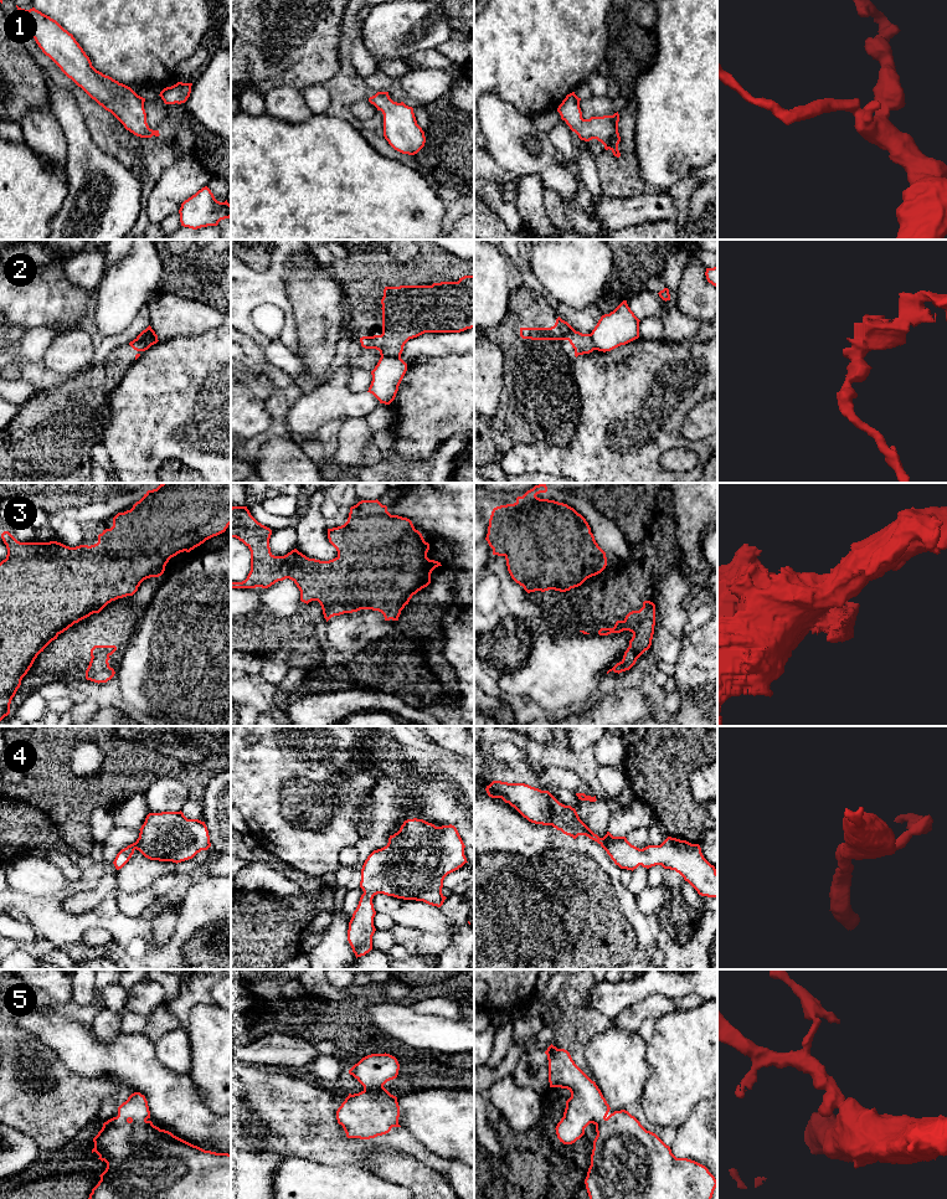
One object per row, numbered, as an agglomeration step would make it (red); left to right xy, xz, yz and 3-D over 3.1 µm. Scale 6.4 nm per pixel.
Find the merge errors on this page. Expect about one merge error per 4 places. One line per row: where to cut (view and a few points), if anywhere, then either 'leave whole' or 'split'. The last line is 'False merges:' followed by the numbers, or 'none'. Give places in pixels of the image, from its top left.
1: no cut; leave whole
2: cut in xy along (137, 338), (144, 341), (157, 340); split
3: no cut; leave whole
4: no cut; leave whole
5: no cut; leave whole
False merges: 2

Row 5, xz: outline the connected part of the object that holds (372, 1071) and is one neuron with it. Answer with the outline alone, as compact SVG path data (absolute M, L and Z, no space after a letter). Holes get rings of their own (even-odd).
M386 1053L367 1055L349 1070L364 1090L349 1093L336 1111L338 1123L348 1138L370 1139L401 1127L397 1097L384 1087L397 1077L398 1070L397 1059Z

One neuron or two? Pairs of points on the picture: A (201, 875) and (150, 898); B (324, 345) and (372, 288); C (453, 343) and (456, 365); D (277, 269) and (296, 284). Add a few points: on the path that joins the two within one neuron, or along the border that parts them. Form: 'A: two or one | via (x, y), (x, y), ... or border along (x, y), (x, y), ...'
A: one | via (189, 879), (181, 879), (163, 886)
B: two | border along (344, 315), (345, 327)
C: two | border along (461, 353), (447, 353), (426, 358)
D: two | border along (304, 252), (291, 258), (286, 277), (292, 304)

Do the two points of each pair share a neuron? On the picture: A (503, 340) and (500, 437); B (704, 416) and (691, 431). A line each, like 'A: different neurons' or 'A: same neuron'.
A: same neuron
B: same neuron

